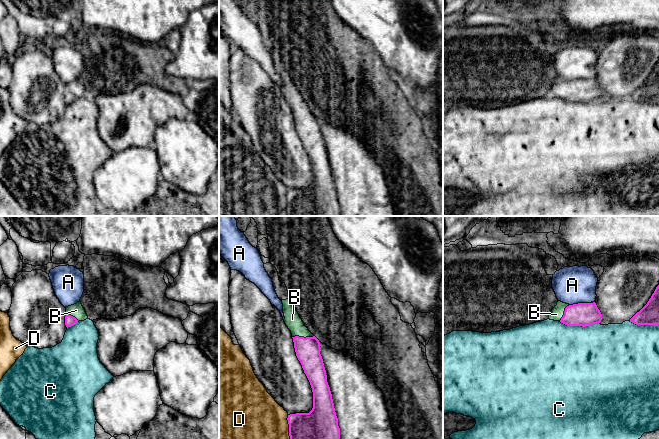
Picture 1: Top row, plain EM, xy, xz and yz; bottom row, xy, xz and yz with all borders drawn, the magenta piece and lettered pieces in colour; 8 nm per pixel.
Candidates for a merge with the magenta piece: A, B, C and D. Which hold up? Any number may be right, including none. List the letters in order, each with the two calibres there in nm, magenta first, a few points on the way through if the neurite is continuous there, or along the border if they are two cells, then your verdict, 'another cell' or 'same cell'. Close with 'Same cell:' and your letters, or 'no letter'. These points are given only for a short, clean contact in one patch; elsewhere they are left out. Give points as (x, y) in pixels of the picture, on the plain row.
A: 190 nm thick on the magenta side, 300 nm on the other; border along yz (590, 78), (578, 78), (569, 81); another cell
B: 190 nm thick on the magenta side, 130 nm on the other; same cell
C: 190 nm thick on the magenta side, 480 nm on the other; another cell
D: 400 nm thick on the magenta side, 500 nm on the other; border along xz (287, 191), (290, 215); another cell
Same cell: B

